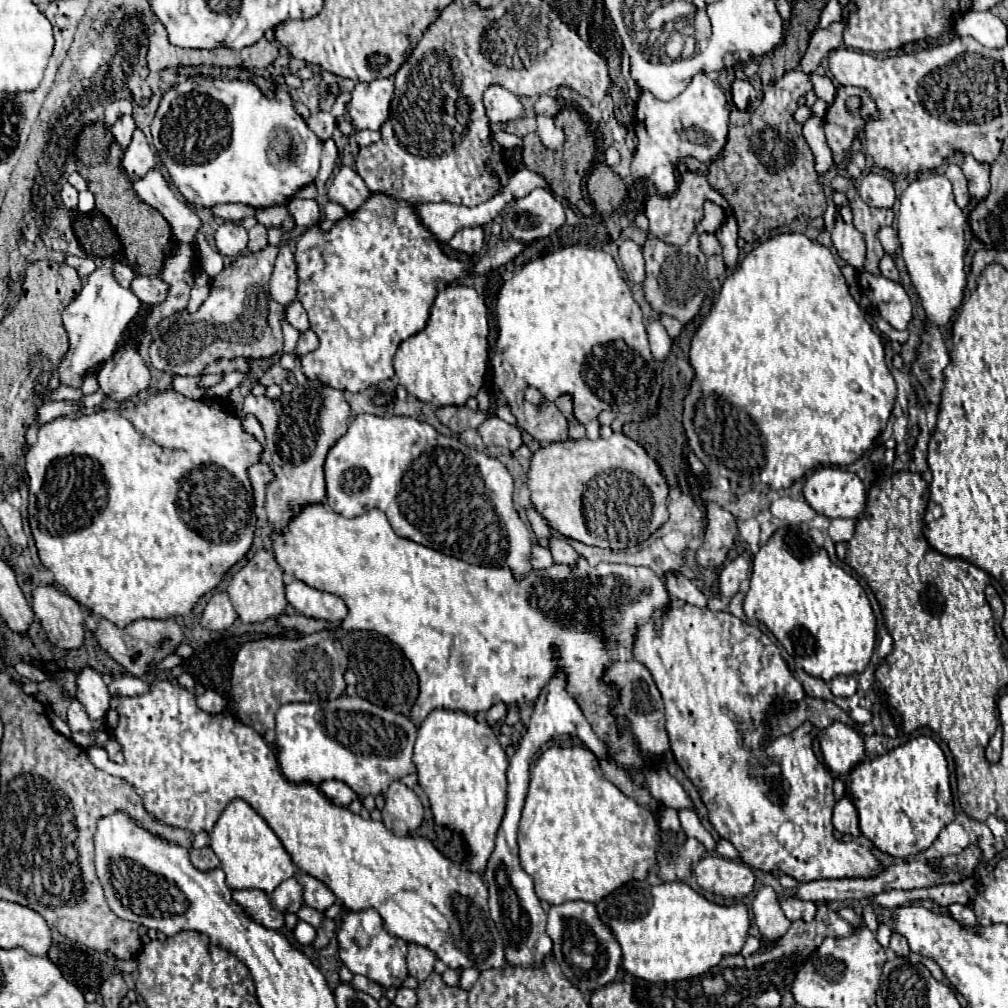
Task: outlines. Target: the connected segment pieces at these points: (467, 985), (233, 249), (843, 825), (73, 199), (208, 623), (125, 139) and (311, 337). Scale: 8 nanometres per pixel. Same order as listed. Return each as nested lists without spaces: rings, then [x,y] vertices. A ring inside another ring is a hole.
[[[467,968],[467,970],[463,970],[463,972],[461,972],[459,986],[461,986],[463,990],[471,990],[471,988],[473,988],[473,984],[477,982],[477,978],[479,978],[479,970],[475,970],[475,968]]]
[[[225,222],[215,232],[215,244],[223,256],[239,256],[247,248],[247,230],[239,222]]]
[[[843,798],[835,804],[835,808],[833,808],[833,826],[841,834],[851,834],[853,838],[857,838],[861,834],[859,824],[857,824],[857,810],[855,810],[855,806],[849,798]]]
[[[65,184],[61,190],[61,200],[67,210],[77,210],[77,190],[71,184]]]
[[[215,592],[207,602],[201,624],[209,630],[225,630],[237,620],[237,612],[233,610],[227,592]]]
[[[121,116],[121,118],[111,126],[111,132],[113,132],[119,148],[125,152],[125,148],[127,148],[129,142],[131,142],[131,136],[133,136],[133,132],[135,132],[133,116]]]
[[[307,330],[307,332],[303,332],[301,334],[301,338],[299,338],[299,342],[297,342],[297,356],[305,356],[305,354],[309,354],[309,352],[313,352],[313,350],[317,350],[319,348],[319,340],[317,340],[317,336],[315,336],[315,332],[313,330]]]

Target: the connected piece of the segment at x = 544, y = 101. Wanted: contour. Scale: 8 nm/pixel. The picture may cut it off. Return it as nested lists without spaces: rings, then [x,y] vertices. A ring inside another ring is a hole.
[[[541,96],[537,100],[537,104],[535,104],[535,112],[537,114],[545,114],[545,116],[555,116],[559,112],[559,104],[551,96]]]

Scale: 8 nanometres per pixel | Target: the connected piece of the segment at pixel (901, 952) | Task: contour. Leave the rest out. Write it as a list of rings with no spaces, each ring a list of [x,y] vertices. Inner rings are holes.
[[[893,930],[893,934],[891,934],[891,944],[889,944],[889,948],[891,948],[893,954],[897,954],[897,956],[907,956],[907,954],[909,954],[909,944],[907,944],[905,936],[901,936],[901,934],[895,932],[895,930]]]

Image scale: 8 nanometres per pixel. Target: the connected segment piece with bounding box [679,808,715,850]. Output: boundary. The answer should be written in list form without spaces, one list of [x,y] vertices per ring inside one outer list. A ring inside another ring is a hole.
[[[681,808],[679,810],[679,820],[681,820],[681,828],[687,836],[693,836],[697,838],[707,850],[715,850],[715,838],[701,826],[697,814],[689,808]]]

